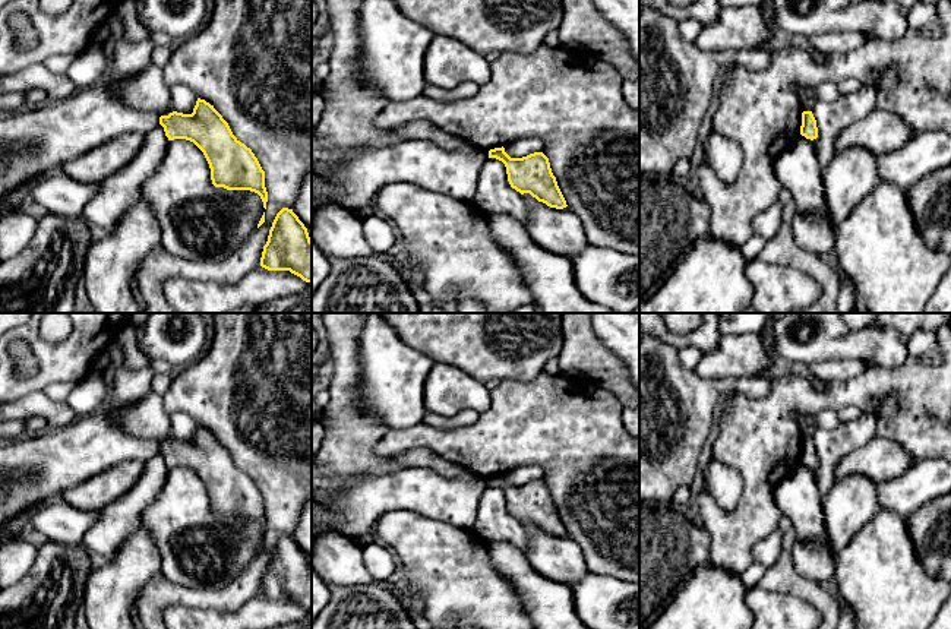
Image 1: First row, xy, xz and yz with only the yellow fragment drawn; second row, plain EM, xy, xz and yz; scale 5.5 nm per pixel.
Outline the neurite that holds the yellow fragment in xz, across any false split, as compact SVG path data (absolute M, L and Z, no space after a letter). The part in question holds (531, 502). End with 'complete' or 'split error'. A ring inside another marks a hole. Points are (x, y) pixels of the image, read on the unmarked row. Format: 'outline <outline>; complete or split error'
outline M502 474L490 477L489 486L496 486L505 491L511 515L521 522L530 521L550 535L563 537L568 534L552 500L549 486L543 480L511 486Z; complete

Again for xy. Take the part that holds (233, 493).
outline M198 426L192 442L173 439L161 443L159 452L168 468L186 467L203 480L215 515L255 519L266 537L265 499L252 477L233 462L214 433Z; complete

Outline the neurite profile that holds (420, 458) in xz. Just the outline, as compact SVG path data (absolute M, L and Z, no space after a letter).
M416 449L391 456L389 467L429 468L445 478L481 478L489 486L490 477L480 477L473 471L454 464L429 449Z

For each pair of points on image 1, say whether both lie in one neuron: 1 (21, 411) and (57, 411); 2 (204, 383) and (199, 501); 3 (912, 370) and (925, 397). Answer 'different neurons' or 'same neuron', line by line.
1: same neuron
2: different neurons
3: same neuron

